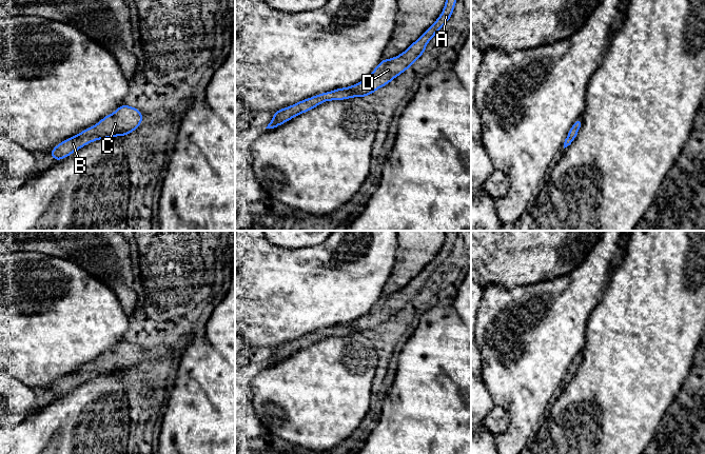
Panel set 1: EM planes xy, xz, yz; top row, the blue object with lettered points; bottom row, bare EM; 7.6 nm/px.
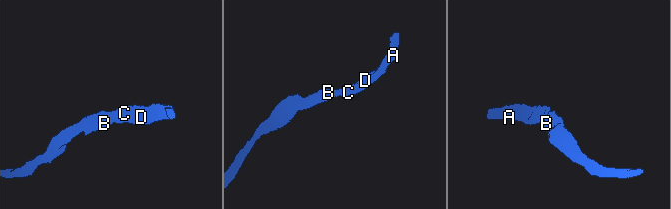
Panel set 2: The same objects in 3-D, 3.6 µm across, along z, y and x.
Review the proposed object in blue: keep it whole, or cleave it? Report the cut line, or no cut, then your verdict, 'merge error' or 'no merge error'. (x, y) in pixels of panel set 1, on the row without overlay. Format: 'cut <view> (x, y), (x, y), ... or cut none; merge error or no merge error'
cut none; no merge error

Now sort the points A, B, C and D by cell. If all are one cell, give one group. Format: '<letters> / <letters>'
A B C D

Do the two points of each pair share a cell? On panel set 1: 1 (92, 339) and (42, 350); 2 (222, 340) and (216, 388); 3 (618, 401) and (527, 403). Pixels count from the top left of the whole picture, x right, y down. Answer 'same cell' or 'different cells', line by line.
1: same cell
2: different cells
3: different cells

